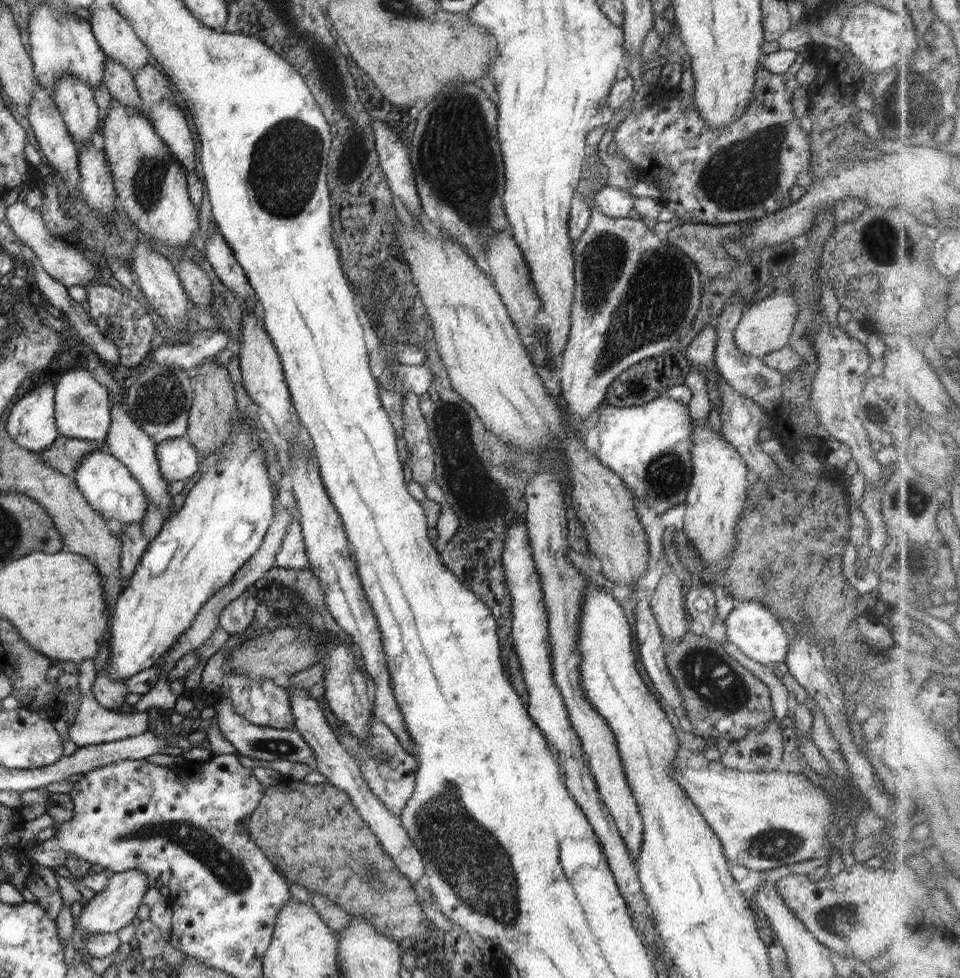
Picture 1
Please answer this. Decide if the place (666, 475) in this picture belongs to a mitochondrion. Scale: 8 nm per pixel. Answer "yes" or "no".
yes

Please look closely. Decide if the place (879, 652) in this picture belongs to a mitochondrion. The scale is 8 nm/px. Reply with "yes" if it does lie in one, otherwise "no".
no

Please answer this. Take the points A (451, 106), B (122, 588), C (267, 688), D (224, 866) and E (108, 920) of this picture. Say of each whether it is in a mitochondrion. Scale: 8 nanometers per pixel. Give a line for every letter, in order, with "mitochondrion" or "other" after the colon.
A: mitochondrion
B: other
C: other
D: mitochondrion
E: other

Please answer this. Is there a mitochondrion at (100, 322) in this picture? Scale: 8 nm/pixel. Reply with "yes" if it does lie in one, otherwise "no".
no

